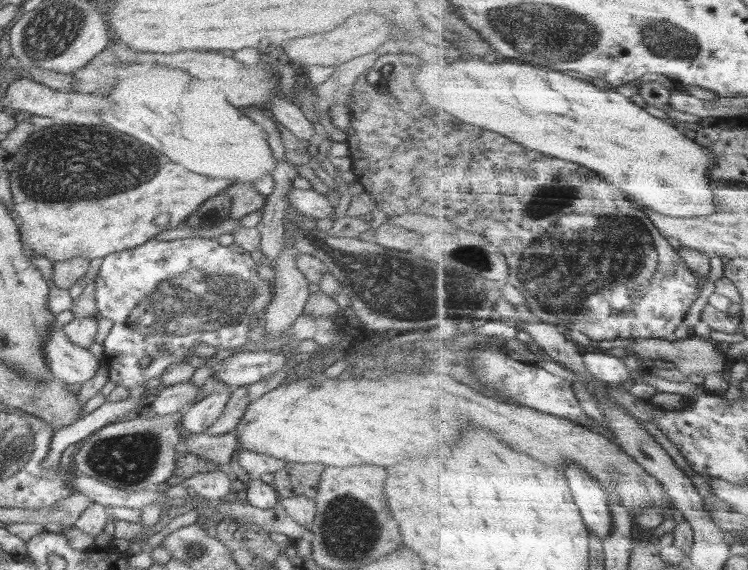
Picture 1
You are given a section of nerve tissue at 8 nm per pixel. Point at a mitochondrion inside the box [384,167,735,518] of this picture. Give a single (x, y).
(588, 266)

